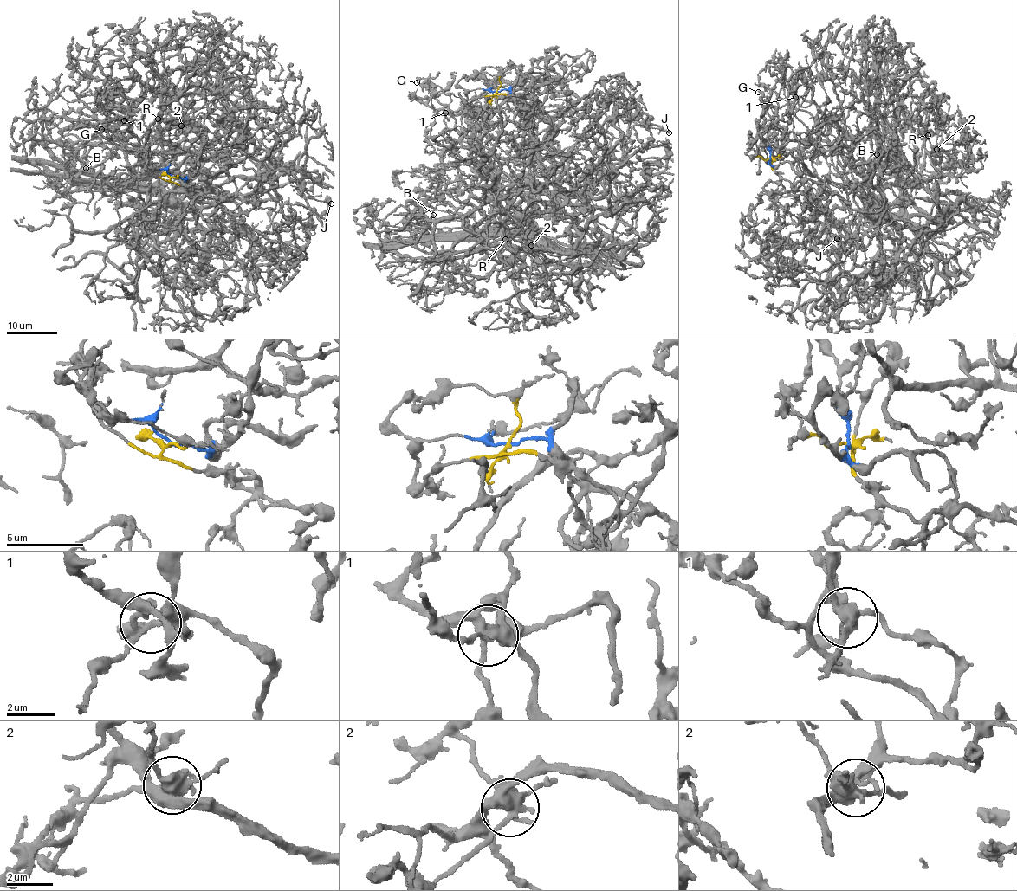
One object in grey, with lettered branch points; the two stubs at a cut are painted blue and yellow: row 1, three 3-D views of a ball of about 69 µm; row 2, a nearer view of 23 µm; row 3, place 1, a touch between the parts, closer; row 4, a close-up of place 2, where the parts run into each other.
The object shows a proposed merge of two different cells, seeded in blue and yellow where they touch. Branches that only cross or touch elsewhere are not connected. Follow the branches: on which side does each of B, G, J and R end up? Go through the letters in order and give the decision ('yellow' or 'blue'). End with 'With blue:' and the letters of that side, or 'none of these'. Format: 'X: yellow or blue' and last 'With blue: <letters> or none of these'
B: yellow
G: blue
J: yellow
R: blue
With blue: G, R

